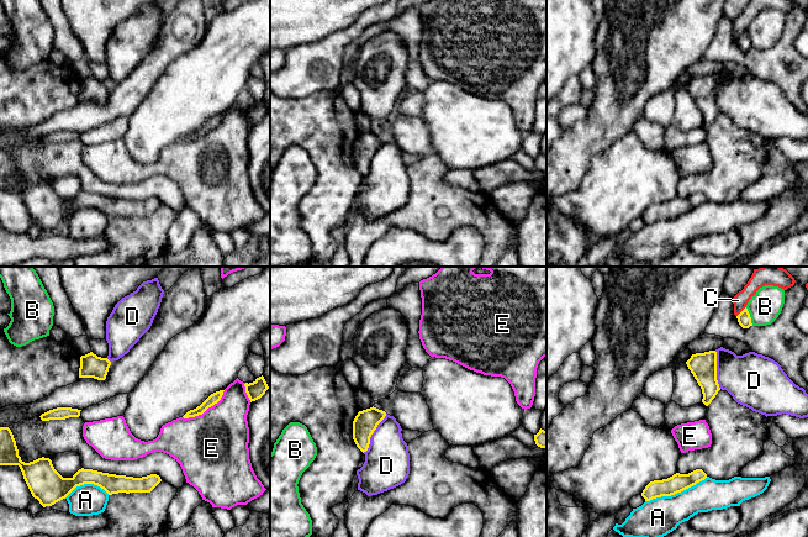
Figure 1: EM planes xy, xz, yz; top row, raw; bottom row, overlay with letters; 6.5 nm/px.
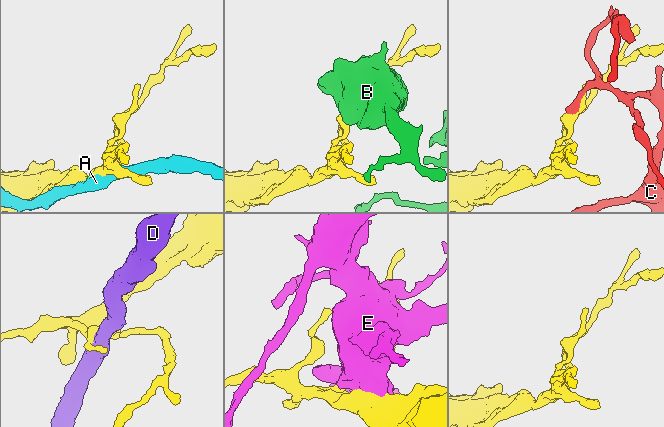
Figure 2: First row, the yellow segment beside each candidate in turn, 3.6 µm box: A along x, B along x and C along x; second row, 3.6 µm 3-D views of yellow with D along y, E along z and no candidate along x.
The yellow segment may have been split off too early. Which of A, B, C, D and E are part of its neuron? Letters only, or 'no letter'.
no letter

